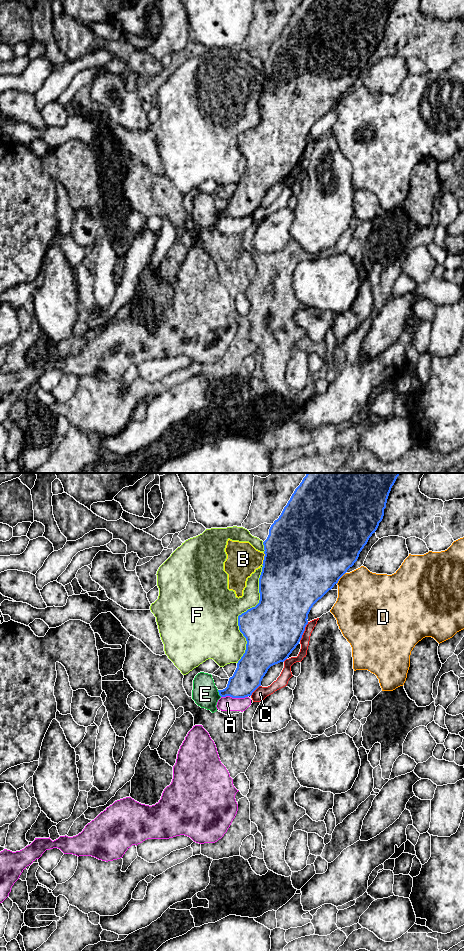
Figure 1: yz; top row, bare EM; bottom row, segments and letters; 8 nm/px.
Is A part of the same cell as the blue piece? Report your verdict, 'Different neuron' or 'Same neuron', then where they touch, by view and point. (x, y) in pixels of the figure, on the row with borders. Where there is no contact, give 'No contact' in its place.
Different neuron. Touches blue at yz (234, 697)

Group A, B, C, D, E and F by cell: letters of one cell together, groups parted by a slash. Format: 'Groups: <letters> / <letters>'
Groups: A / B F / C / D / E

